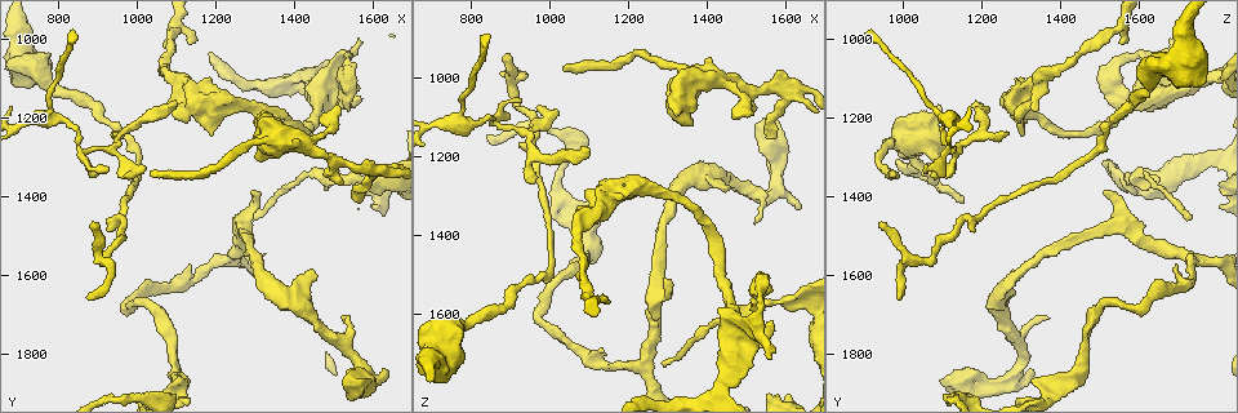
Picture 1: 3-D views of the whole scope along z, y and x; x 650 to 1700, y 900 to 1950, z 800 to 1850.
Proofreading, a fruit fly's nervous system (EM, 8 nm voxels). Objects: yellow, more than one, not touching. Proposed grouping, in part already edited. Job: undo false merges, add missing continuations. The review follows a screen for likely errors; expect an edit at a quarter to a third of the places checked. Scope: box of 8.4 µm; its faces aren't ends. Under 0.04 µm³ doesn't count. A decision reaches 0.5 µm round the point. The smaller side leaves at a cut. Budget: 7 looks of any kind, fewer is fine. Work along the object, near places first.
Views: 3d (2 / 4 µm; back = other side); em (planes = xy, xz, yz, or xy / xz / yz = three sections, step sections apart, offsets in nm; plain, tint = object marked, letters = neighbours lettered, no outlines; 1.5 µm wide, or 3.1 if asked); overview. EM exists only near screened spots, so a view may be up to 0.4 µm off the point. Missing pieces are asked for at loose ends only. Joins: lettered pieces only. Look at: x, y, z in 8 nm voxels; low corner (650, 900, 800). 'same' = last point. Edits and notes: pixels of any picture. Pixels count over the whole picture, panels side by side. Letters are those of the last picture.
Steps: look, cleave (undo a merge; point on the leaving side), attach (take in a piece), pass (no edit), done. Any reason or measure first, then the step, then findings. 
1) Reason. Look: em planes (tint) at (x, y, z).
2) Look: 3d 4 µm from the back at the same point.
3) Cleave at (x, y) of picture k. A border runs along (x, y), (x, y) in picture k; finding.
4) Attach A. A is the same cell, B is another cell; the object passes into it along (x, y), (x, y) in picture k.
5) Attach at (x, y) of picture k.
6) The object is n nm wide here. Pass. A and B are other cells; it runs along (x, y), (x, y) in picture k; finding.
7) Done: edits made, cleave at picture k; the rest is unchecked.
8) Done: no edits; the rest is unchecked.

Branch stops here. Look: em planes (letters) at (1320, 1185, 1085).

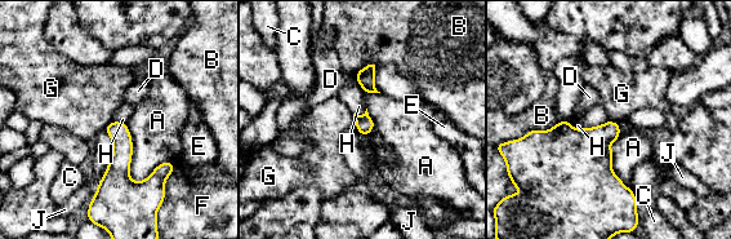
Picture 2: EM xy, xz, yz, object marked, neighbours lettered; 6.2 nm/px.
Pass. A, B, C, D, E, F, G, H and J are other cells; a border runs along (609, 120), (582, 128), (570, 124) in picture 2; none of them fits.

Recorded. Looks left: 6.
Thin end. Look: em planes (plain) at (1090, 1160, 1175).

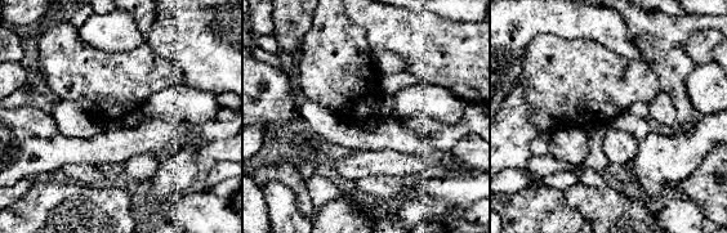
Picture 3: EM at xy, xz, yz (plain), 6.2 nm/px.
Look: em planes (letters) at the same point.

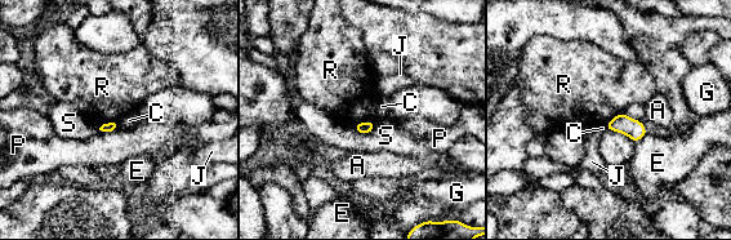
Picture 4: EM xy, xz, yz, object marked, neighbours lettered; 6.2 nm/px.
Pass. A, C, E, G, J, P, R and S are other cells; a border runs along (373, 120), (357, 123), (353, 127) in picture 4; none of them fits.

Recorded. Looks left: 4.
Look: 3d 4 µm at (850, 1005, 890).

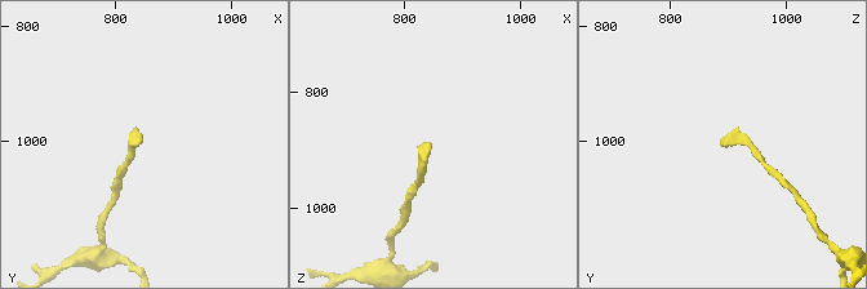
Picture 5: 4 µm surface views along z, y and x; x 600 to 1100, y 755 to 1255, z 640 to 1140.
Look: em planes (letters) at (845, 995, 890).

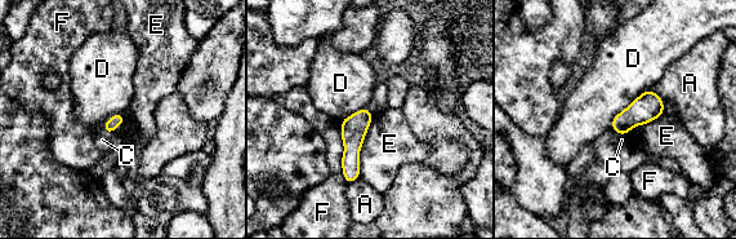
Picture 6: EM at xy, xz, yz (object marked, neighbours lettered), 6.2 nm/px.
The longest contact is with E, 400 nm. Pass. A, C, D, E and F are other cells; it runs along (365, 113), (353, 128), (349, 178) in picture 6; no lettered piece goes on from it.

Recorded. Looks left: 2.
Done: no edits; the rest is unchecked.

